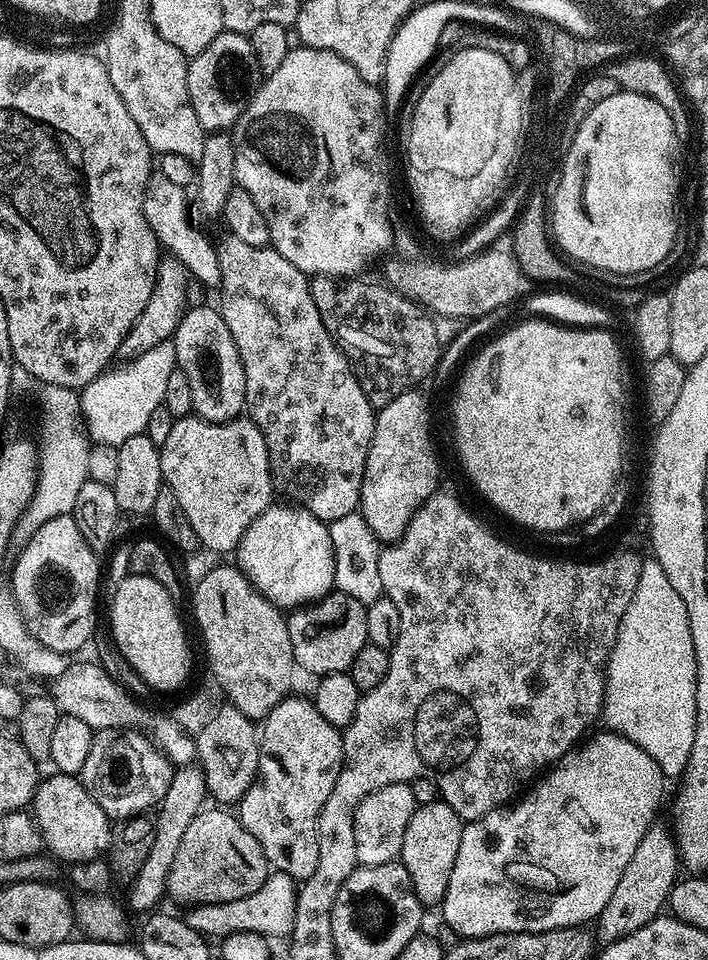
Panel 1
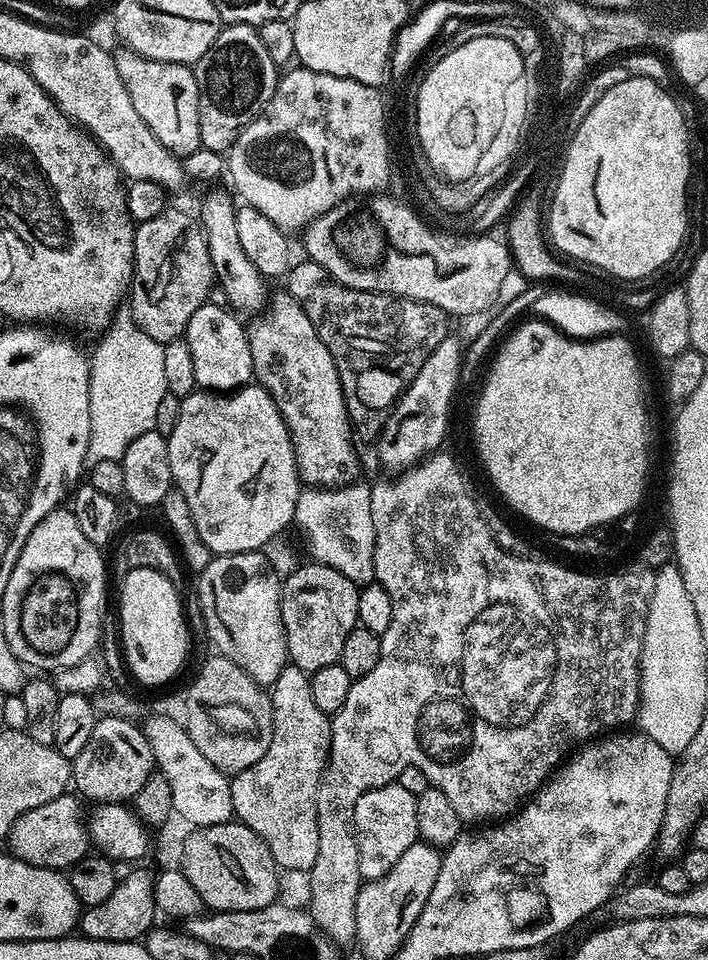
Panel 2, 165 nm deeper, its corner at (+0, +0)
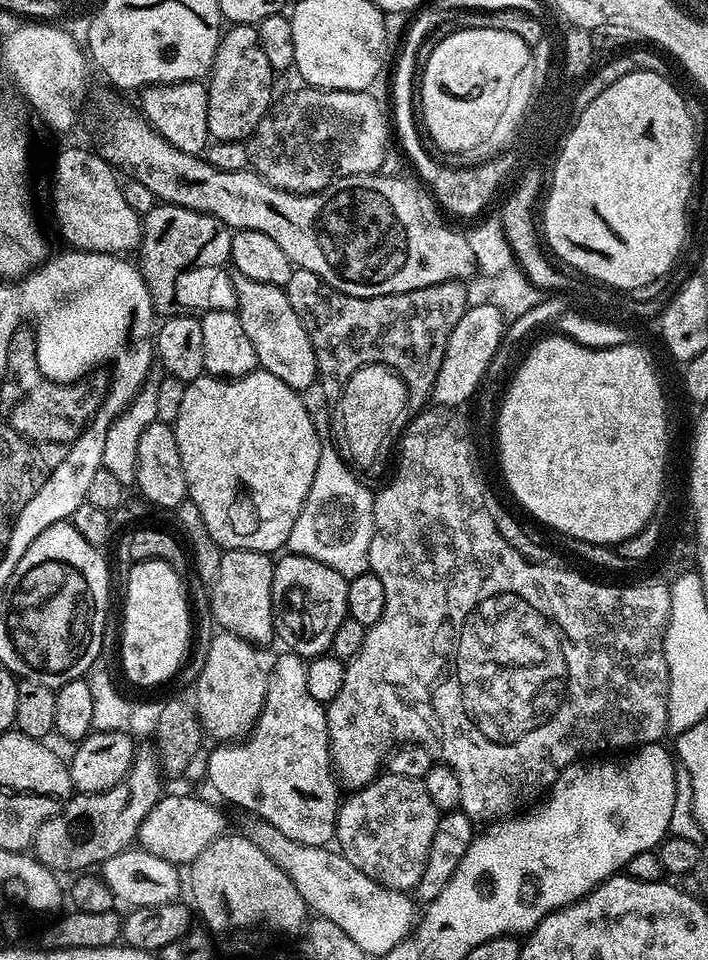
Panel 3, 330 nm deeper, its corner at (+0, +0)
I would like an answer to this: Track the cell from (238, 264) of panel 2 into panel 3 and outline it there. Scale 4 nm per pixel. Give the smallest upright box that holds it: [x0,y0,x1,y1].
[232,274,318,393]

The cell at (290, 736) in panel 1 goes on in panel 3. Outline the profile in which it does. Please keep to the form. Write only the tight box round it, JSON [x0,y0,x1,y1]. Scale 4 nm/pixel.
[207,651,342,848]

